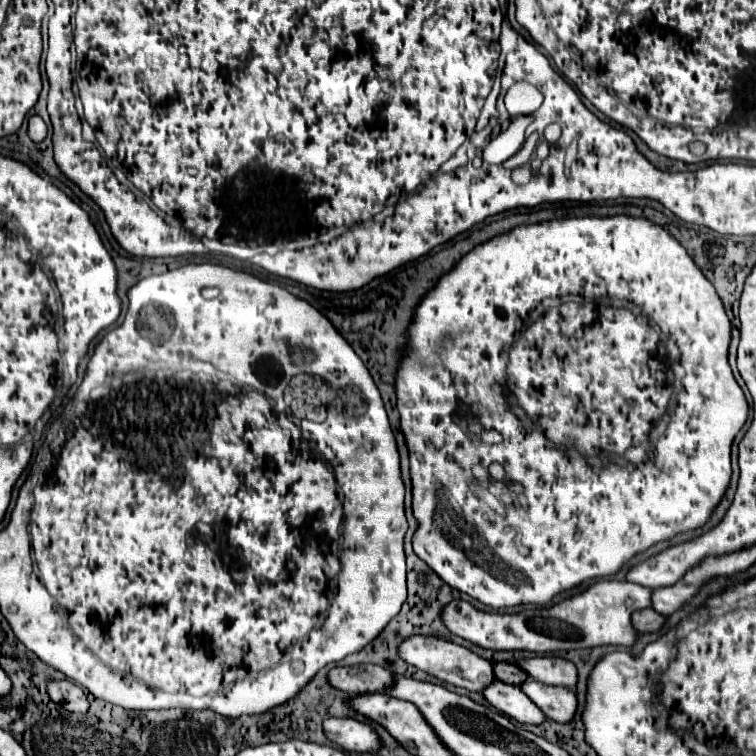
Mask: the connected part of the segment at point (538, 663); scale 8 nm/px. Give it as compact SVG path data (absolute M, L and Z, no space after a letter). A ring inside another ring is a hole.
M540 656L522 660L518 664L528 672L530 678L550 686L566 686L574 690L578 684L578 670L570 660L556 656Z

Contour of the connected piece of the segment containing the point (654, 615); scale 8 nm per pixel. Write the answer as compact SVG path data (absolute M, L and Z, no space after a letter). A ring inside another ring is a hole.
M648 608L648 610L638 610L632 616L632 624L638 632L658 632L666 622L666 616L658 614L656 610Z

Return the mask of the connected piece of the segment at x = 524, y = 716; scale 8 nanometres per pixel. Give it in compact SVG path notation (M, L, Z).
M494 682L482 694L486 696L486 700L494 708L498 708L506 716L518 720L520 724L538 726L546 720L542 710L518 686L510 686L510 684L504 684L504 682Z

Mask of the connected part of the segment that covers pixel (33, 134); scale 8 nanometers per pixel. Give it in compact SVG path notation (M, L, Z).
M30 116L28 120L28 136L32 142L42 142L46 138L46 124L40 116Z

